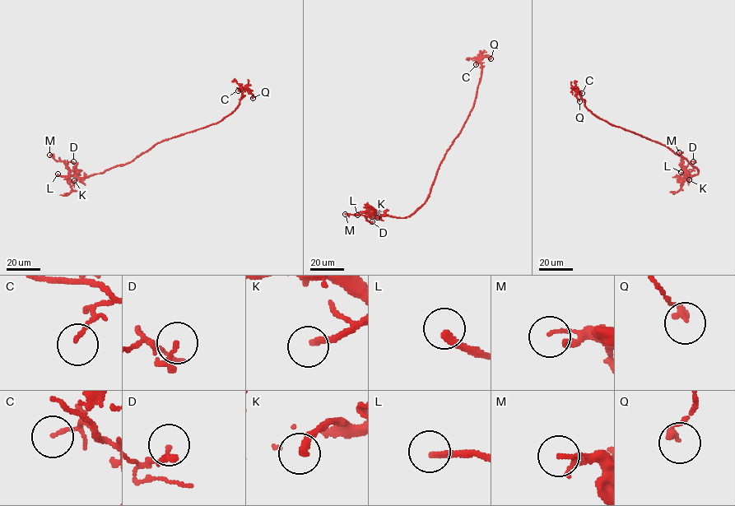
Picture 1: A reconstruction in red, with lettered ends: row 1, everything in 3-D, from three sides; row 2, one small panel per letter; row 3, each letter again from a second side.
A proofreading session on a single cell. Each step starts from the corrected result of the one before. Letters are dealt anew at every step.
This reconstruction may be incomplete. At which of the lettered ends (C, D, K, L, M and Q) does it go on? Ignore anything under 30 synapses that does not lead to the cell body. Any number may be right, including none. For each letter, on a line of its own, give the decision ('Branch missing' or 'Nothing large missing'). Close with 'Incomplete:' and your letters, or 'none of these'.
C: Nothing large missing
D: Nothing large missing
K: Branch missing
L: Branch missing
M: Nothing large missing
Q: Nothing large missing
Incomplete: K, L

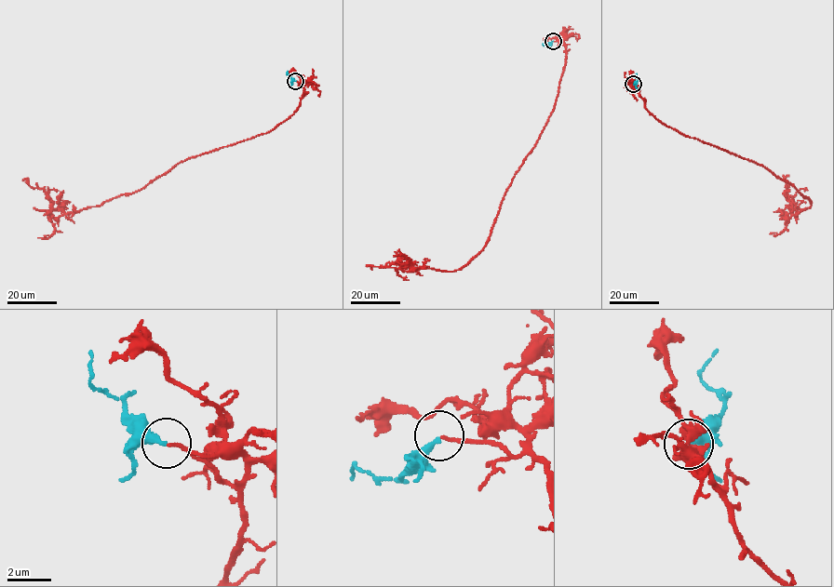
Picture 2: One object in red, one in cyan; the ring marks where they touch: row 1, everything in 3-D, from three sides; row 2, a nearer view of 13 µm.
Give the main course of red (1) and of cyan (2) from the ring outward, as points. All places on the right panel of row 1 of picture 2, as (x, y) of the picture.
1: (633, 84), (644, 106), (661, 122), (762, 165), (807, 196), (811, 206), (799, 213), (790, 209), (783, 176)
2: (633, 84), (637, 80), (637, 73)

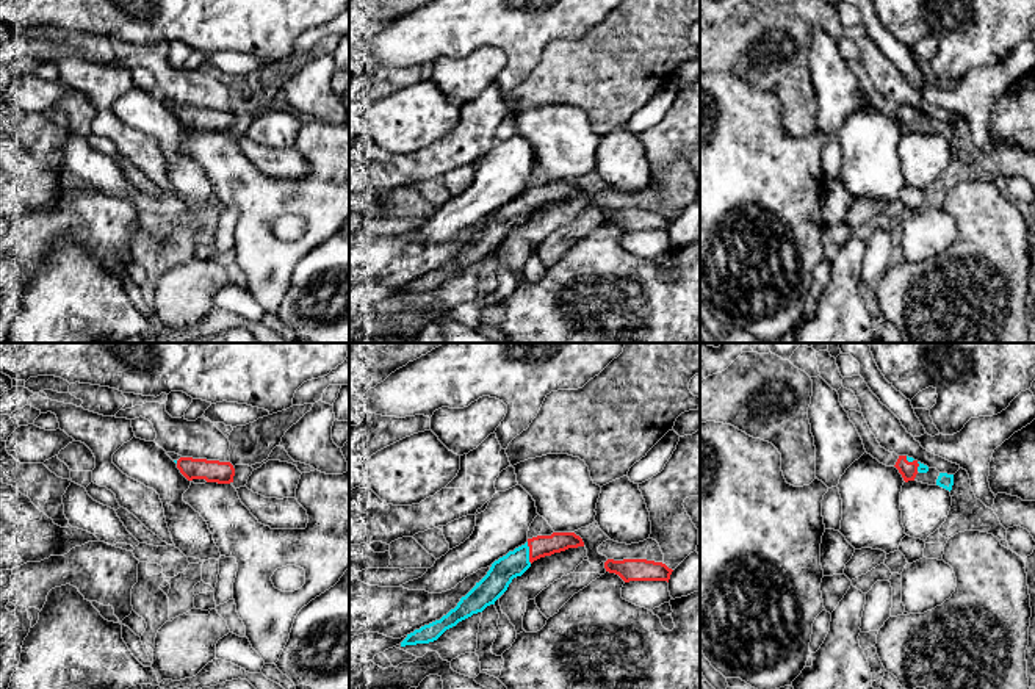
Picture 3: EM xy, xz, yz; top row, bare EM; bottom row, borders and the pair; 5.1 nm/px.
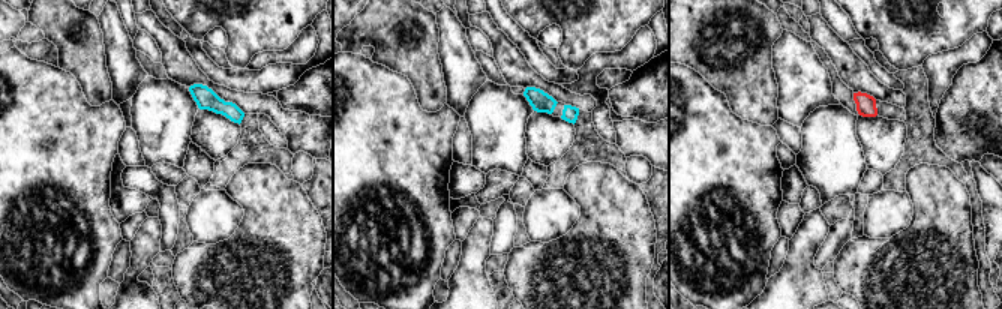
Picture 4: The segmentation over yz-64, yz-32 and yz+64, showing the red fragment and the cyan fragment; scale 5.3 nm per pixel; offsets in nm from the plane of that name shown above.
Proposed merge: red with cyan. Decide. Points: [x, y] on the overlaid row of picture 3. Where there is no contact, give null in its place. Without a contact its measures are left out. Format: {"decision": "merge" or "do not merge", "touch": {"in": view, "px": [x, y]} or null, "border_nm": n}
{"decision": "merge", "touch": {"in": "xz", "px": [530, 553]}, "border_nm": 110}

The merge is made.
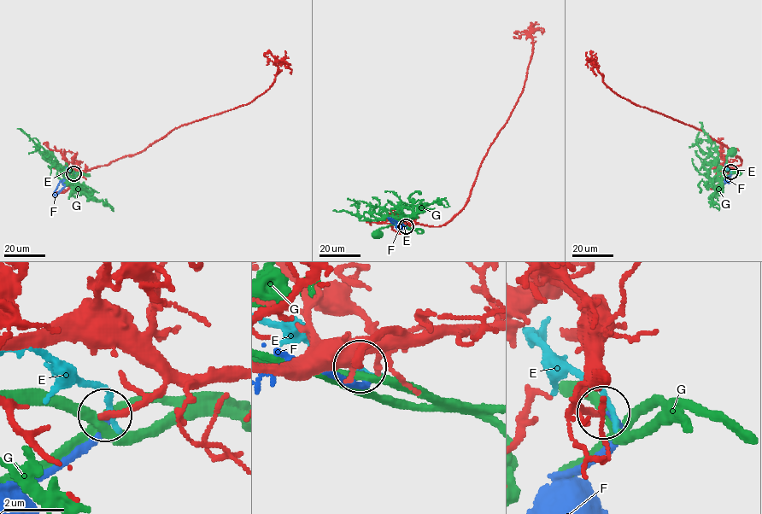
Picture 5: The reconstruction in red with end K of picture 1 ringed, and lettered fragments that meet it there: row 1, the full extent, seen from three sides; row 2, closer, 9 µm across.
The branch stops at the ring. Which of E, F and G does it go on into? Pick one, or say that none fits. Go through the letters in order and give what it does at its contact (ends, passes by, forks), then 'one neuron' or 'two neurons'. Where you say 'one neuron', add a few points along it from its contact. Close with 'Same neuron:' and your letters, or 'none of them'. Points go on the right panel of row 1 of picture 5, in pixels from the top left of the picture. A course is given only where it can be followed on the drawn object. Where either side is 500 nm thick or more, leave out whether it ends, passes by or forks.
E: it ends there; two neurons
F: it ends there; one neuron
G: it forks there; two neurons
Same neuron: F

